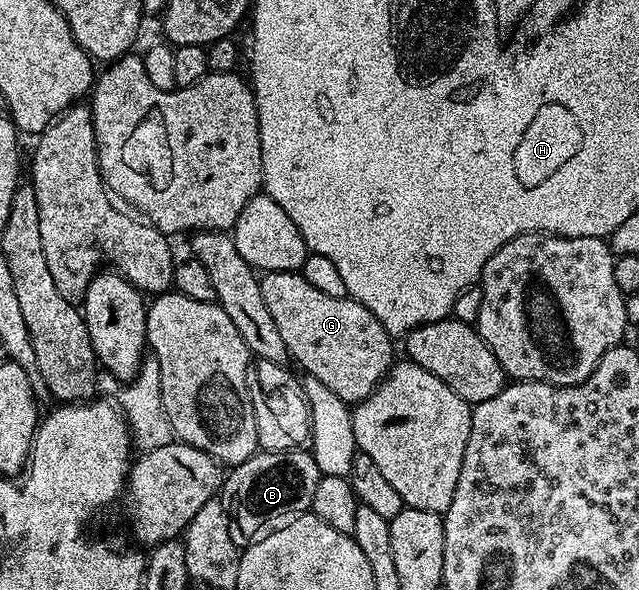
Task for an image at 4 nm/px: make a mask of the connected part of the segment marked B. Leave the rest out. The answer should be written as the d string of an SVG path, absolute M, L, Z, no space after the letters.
M305 448L283 452L261 450L232 467L223 482L231 540L239 548L250 546L271 536L271 532L279 532L279 528L287 528L300 514L310 513L321 475L319 464L315 464L312 453Z

